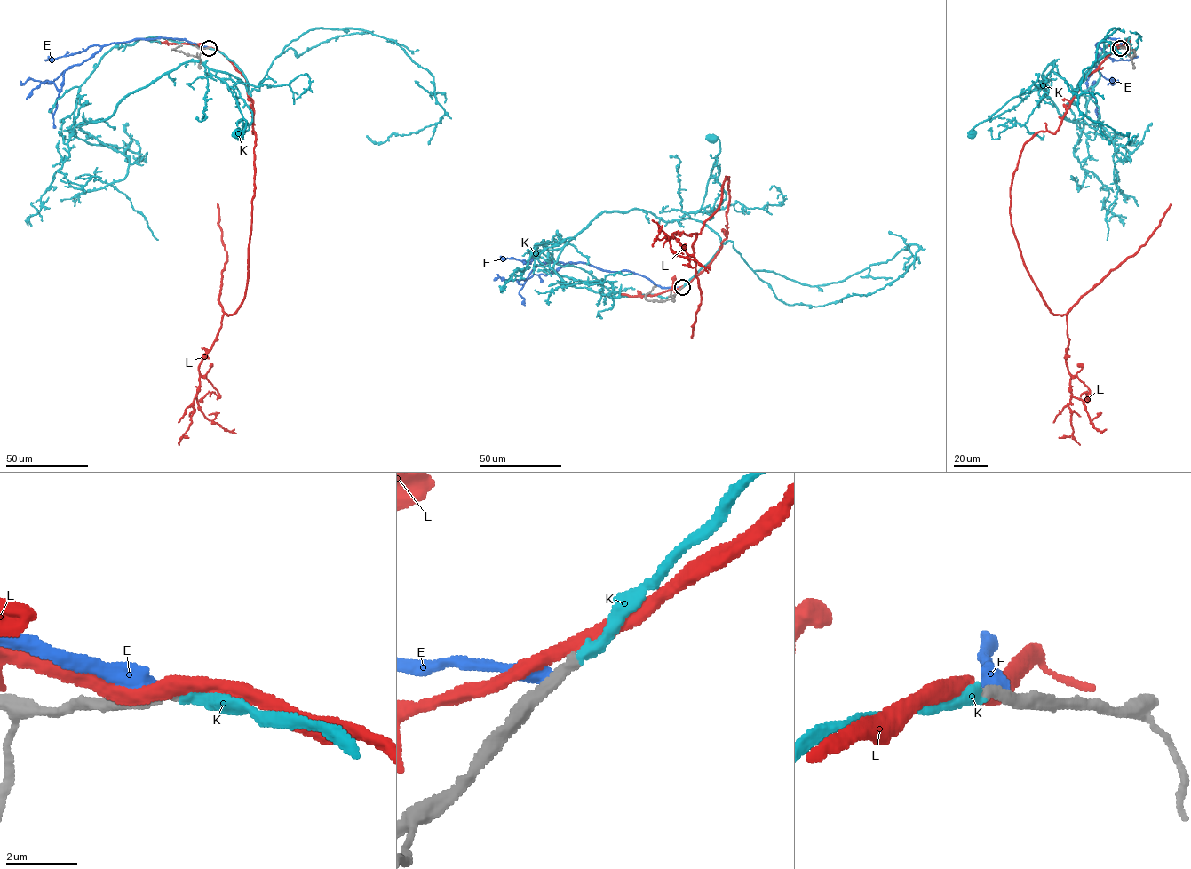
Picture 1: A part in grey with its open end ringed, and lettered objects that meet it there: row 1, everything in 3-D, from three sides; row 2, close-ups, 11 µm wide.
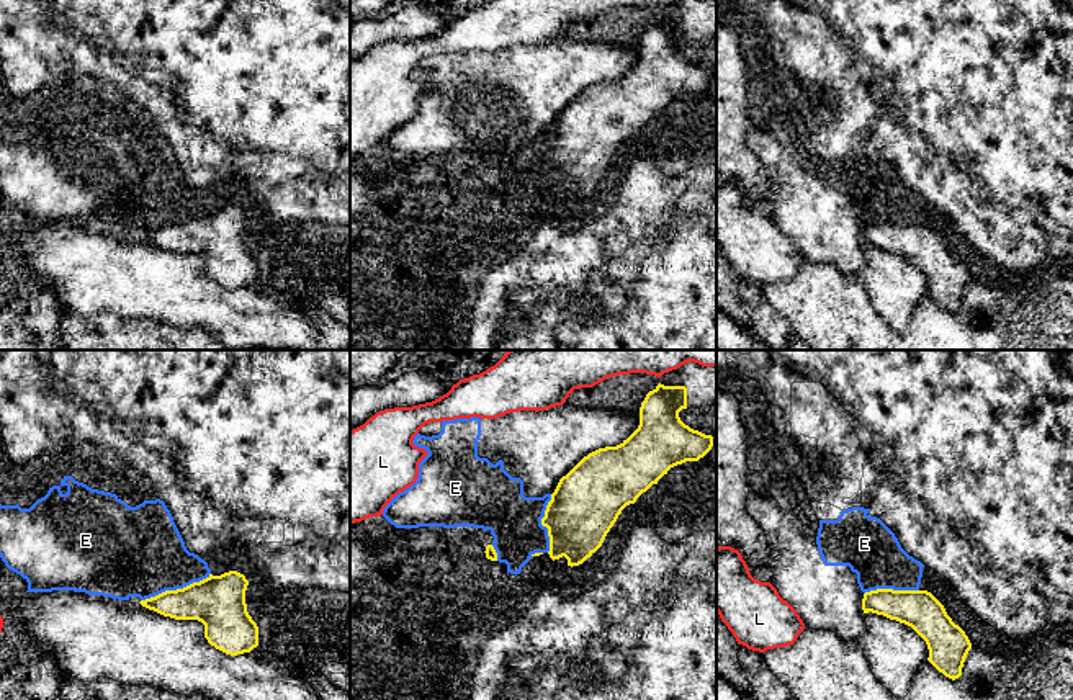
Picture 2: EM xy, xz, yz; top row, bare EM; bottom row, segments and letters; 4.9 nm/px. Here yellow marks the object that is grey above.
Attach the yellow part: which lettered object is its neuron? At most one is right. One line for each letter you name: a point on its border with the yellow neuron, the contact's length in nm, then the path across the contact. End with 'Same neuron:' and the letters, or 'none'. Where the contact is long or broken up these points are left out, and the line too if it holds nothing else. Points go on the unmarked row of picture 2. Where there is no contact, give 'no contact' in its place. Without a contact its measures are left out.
K: no contact
Same neuron: K

